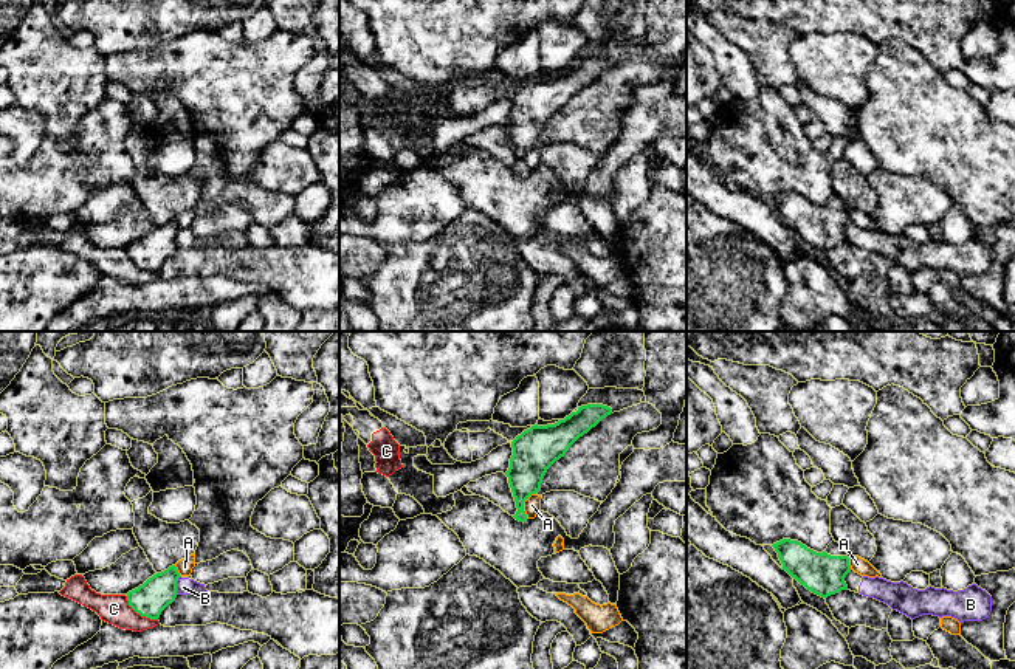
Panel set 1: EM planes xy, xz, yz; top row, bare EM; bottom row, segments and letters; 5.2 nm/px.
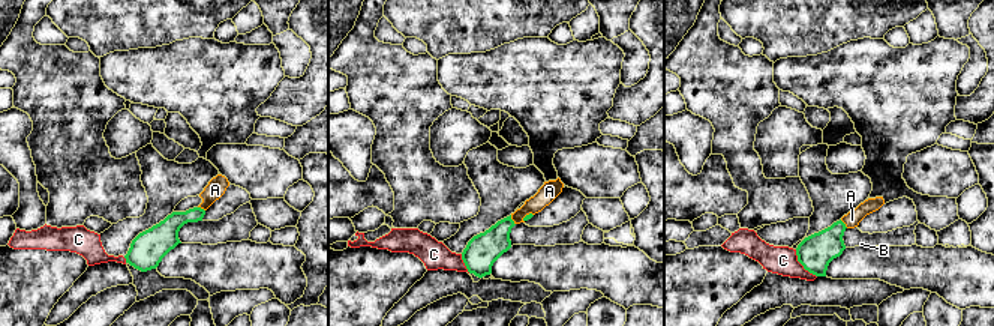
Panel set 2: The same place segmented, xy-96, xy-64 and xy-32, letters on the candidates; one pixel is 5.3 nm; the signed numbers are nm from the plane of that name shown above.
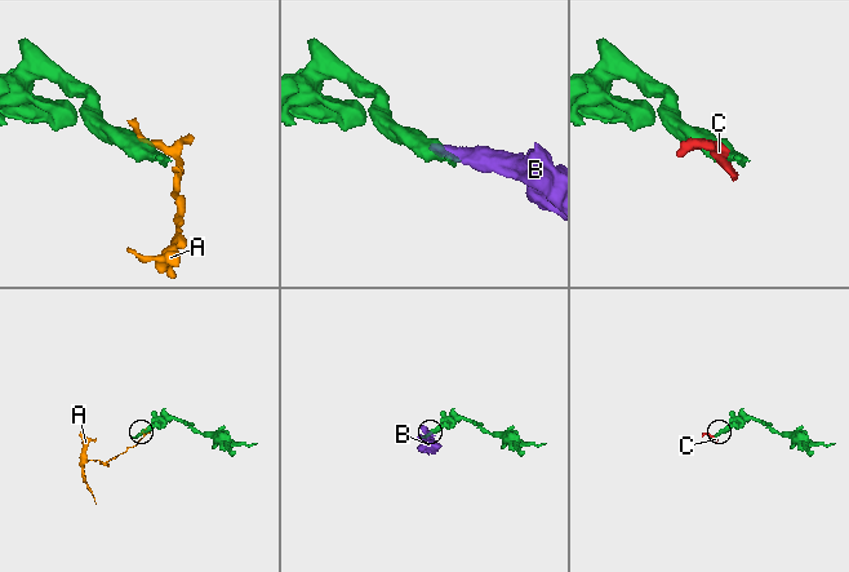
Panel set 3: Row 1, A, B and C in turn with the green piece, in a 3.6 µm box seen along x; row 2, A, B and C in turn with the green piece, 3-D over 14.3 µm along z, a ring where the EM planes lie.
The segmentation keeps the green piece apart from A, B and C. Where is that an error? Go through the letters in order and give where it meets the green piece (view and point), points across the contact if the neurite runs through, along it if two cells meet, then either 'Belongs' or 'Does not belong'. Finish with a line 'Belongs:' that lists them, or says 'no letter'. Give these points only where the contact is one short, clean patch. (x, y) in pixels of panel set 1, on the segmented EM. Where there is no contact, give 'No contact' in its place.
A: Touches green at xz (522, 505). Boundary: xz (535, 493), (524, 502), (526, 518). Does not belong
B: Touches green at xy (175, 586). Does not belong
C: Touches green at xy (140, 614). Boundary: xy (126, 596), (137, 612), (157, 620). Does not belong
Belongs: no letter

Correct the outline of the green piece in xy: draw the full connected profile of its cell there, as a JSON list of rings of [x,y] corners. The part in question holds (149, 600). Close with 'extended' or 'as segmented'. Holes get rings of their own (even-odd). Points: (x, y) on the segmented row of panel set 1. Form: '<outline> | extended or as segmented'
[[[175,565],[153,575],[143,585],[127,593],[129,606],[141,616],[158,619],[177,598],[180,573]]] | as segmented

